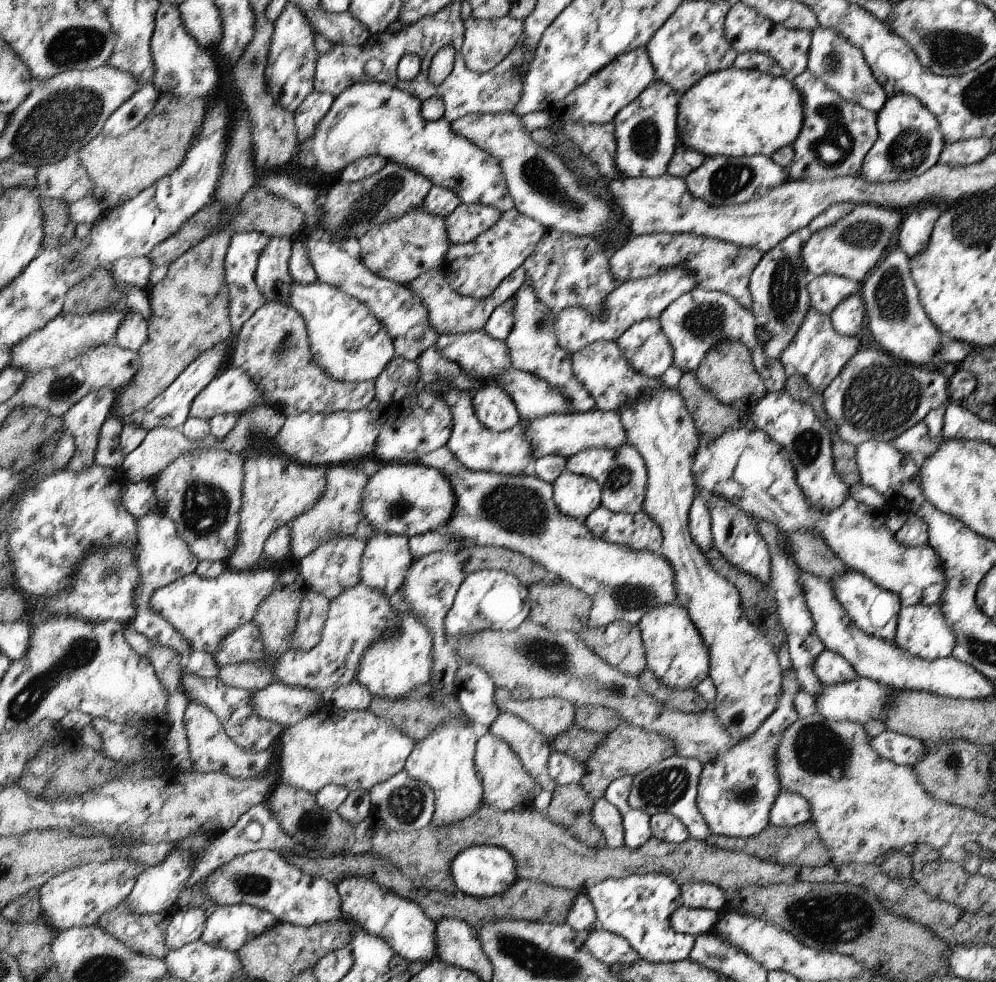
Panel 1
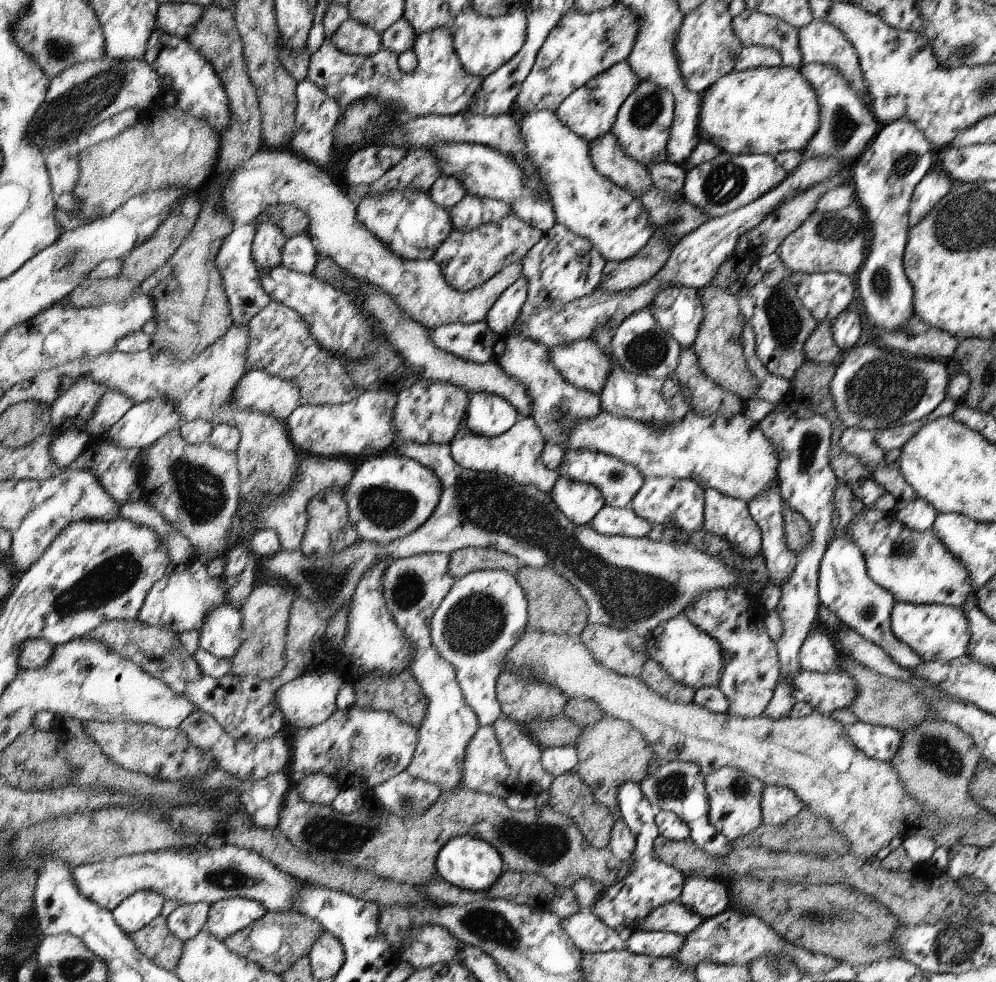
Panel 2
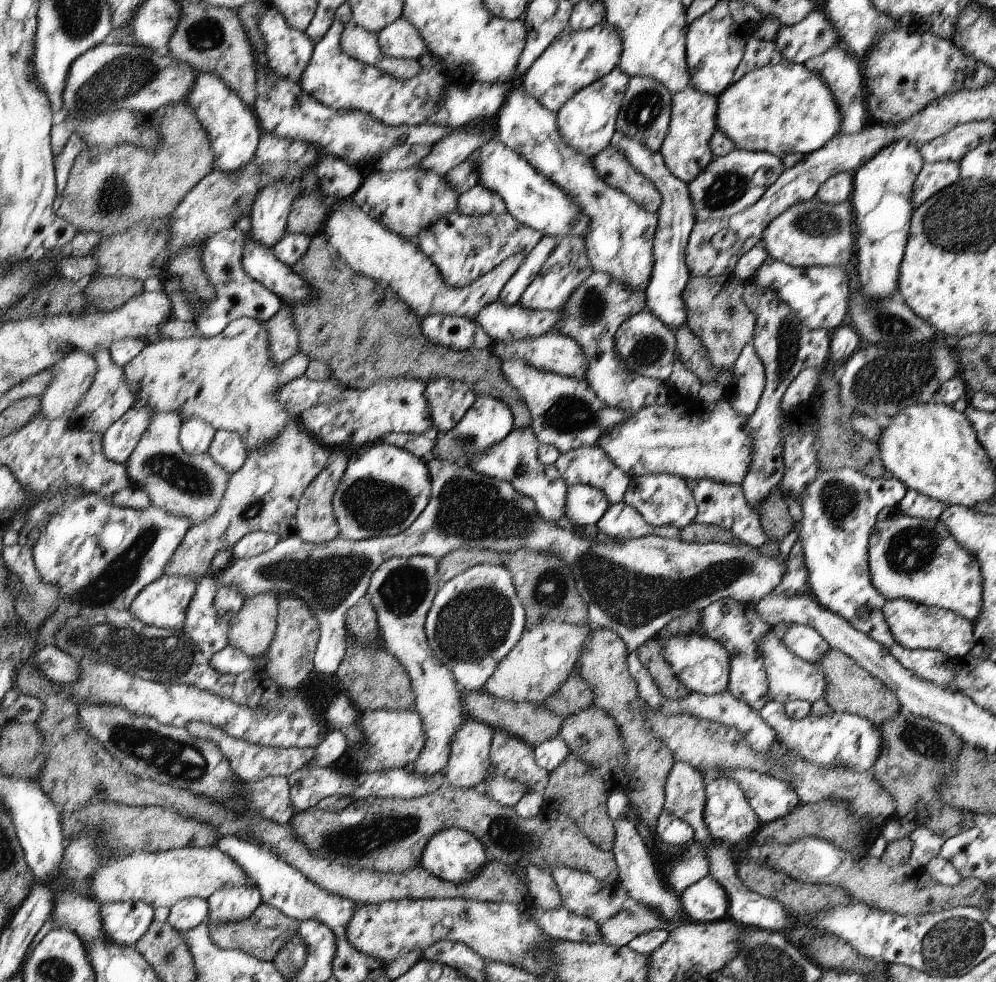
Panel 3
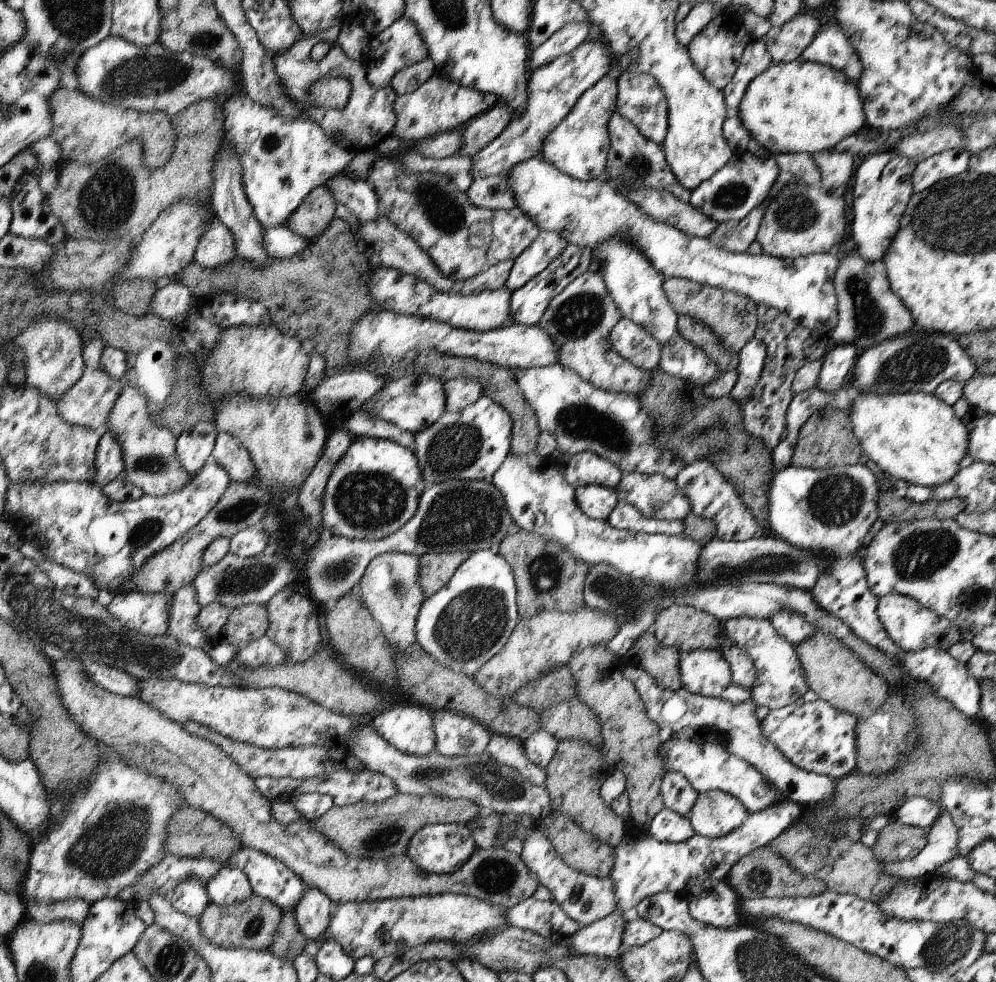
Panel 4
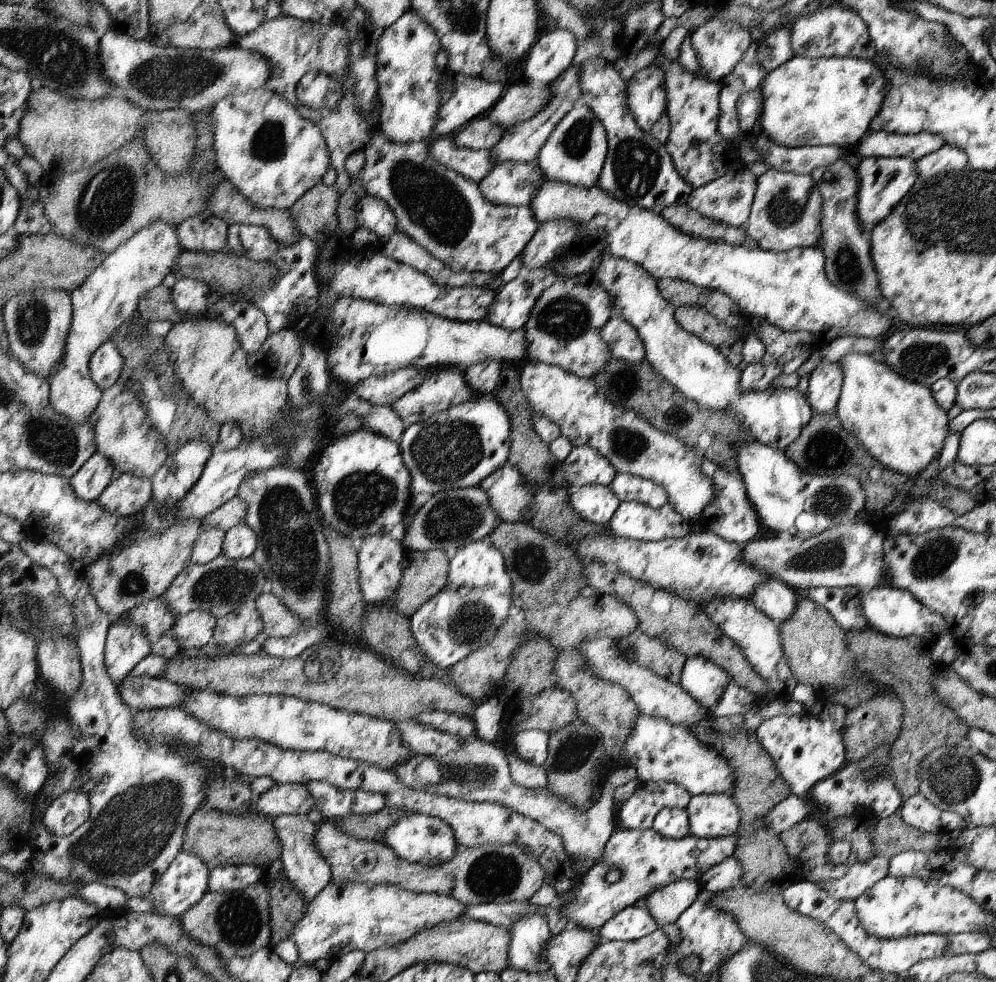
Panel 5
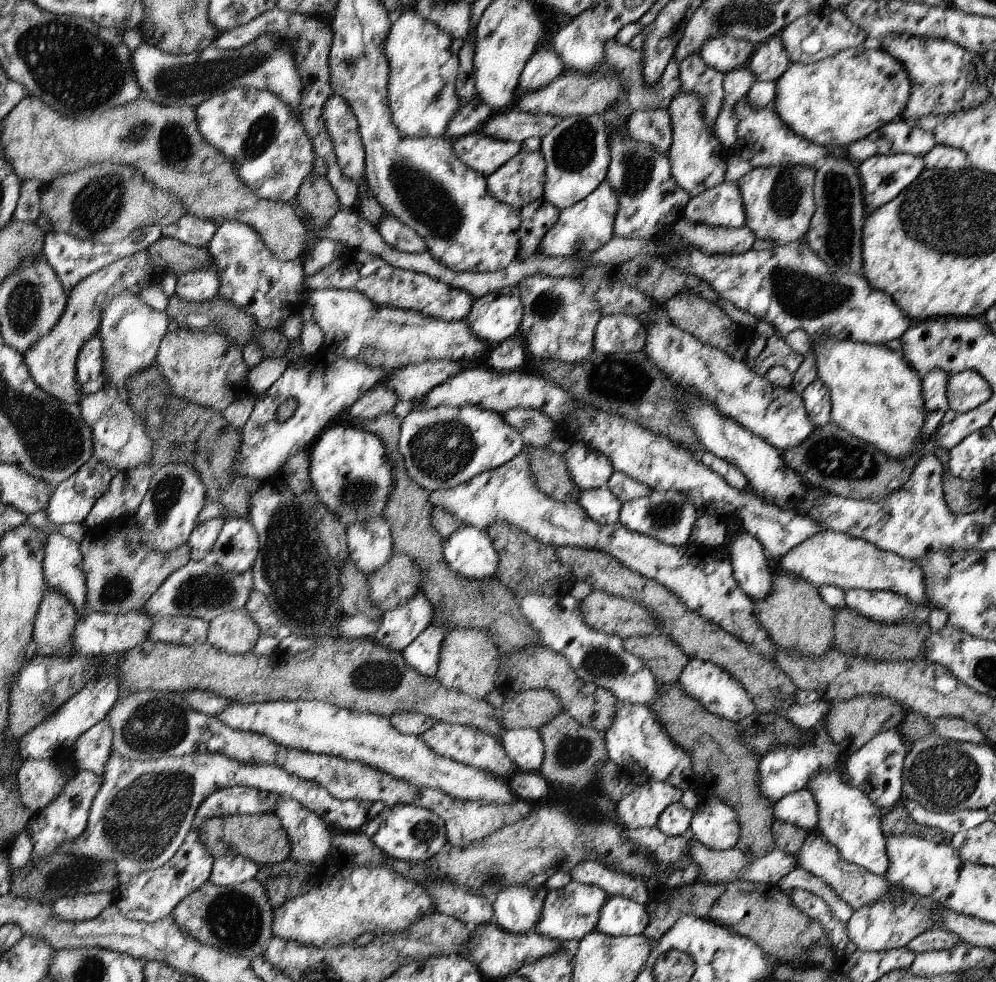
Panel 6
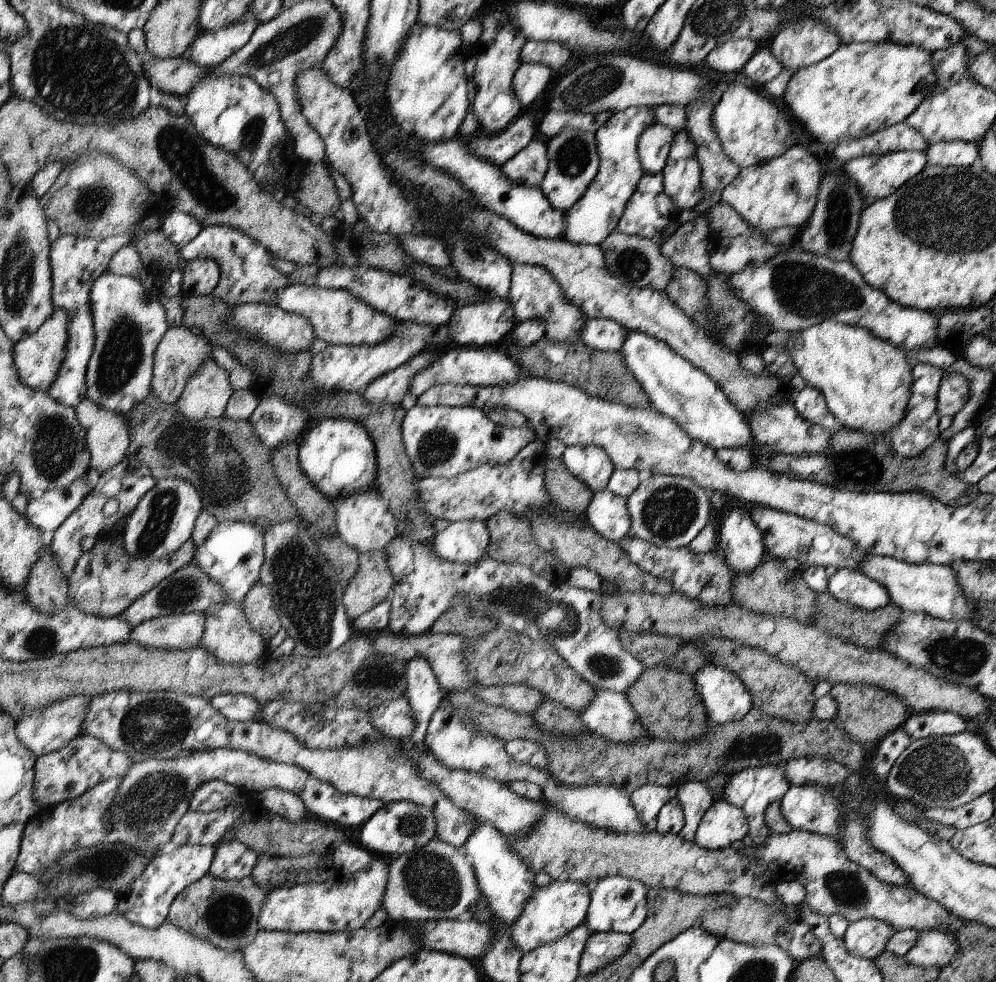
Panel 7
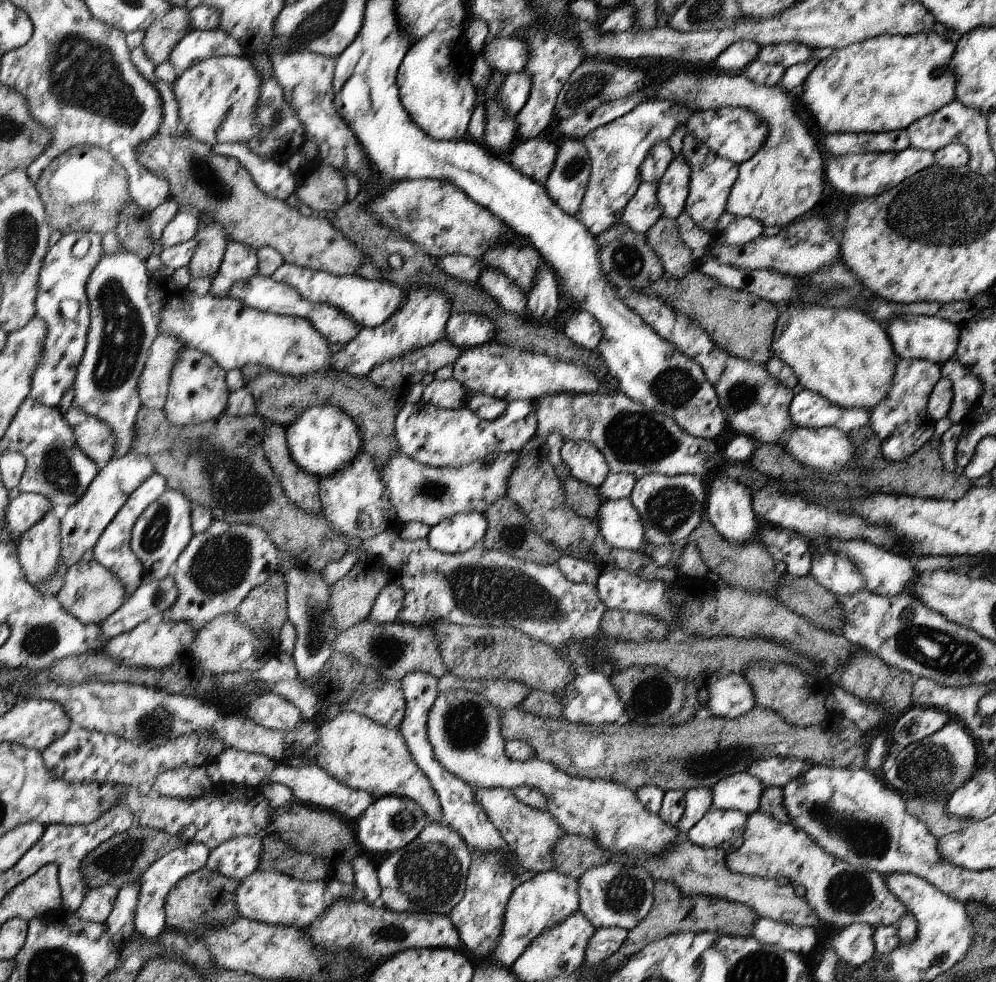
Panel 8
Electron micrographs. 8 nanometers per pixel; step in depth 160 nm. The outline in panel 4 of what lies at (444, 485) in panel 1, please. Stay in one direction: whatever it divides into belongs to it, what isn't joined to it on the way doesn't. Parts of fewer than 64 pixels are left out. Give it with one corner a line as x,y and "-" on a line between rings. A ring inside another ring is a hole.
356,437
344,456
340,456
322,494
322,529
327,534
348,539
379,540
391,536
418,512
426,488
423,470
415,452
402,444
384,438

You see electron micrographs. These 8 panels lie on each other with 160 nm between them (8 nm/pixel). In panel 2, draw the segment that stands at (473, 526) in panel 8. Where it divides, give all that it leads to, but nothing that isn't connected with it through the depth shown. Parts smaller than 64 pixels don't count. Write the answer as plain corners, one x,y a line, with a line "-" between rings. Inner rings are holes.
484,569
468,573
455,579
447,598
436,610
431,619
431,638
436,650
455,668
459,686
463,690
467,706
478,716
479,725
493,726
502,717
502,704
498,700
499,675
503,672
508,653
516,646
527,630
530,608
526,591
519,585
518,579
504,569

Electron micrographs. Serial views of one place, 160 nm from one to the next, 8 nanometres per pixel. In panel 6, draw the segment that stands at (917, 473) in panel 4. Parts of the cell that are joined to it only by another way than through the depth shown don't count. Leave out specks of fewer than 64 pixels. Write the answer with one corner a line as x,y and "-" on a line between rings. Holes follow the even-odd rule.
831,337
813,342
812,352
817,362
817,378
824,381
830,391
832,423
856,438
869,442
887,457
903,459
923,446
925,406
921,376
907,363
902,352
890,350
886,345
854,342
850,339
839,341

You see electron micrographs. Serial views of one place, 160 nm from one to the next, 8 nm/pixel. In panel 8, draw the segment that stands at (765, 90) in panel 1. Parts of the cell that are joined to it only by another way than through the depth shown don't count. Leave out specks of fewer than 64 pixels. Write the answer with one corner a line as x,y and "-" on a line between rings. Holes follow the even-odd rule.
934,31
928,33
920,33
915,35
880,35
861,43
849,44
841,49
833,50
830,59
820,59
816,66
808,73
802,85
802,93
800,95
801,102
809,110
810,114
816,118
818,126
826,135
834,133
844,134
850,132
858,133
887,133
898,129
907,129
915,120
922,118
924,115
930,114
932,111
940,110
946,103
952,102
956,99
955,88
957,85
957,78
955,72
951,69
951,58
955,53
955,45
948,39
939,36

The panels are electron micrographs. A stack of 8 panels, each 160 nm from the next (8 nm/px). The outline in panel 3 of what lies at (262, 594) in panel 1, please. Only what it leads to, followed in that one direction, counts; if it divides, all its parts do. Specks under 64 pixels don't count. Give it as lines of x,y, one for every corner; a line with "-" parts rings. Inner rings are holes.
164,575
163,578
158,578
139,594
139,597
132,602
129,613
146,625
170,629
170,631
183,630
187,621
187,611
190,609
197,589
198,580
195,578

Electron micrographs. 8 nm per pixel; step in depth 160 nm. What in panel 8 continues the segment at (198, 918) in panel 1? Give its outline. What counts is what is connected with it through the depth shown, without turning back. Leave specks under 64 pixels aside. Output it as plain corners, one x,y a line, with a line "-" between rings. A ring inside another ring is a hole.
186,843
176,846
168,854
153,862
139,879
139,895
135,908
135,932
154,940
162,931
168,929
165,919
165,902
168,893
179,880
206,867
210,849
202,843

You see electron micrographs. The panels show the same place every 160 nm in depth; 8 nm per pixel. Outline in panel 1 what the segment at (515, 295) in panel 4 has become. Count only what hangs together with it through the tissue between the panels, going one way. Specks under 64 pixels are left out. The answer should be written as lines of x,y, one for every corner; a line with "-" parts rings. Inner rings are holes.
546,228
542,241
522,268
536,298
548,309
560,312
570,306
582,306
597,315
603,310
604,298
620,284
610,272
609,258
610,253
596,238

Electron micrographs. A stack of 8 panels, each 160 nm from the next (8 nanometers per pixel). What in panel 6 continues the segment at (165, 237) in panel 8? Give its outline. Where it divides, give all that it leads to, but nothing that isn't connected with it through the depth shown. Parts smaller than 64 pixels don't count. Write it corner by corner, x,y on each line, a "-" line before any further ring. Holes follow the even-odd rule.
188,213
175,223
167,220
162,227
162,237
176,239
190,246
207,247
217,227
213,220

